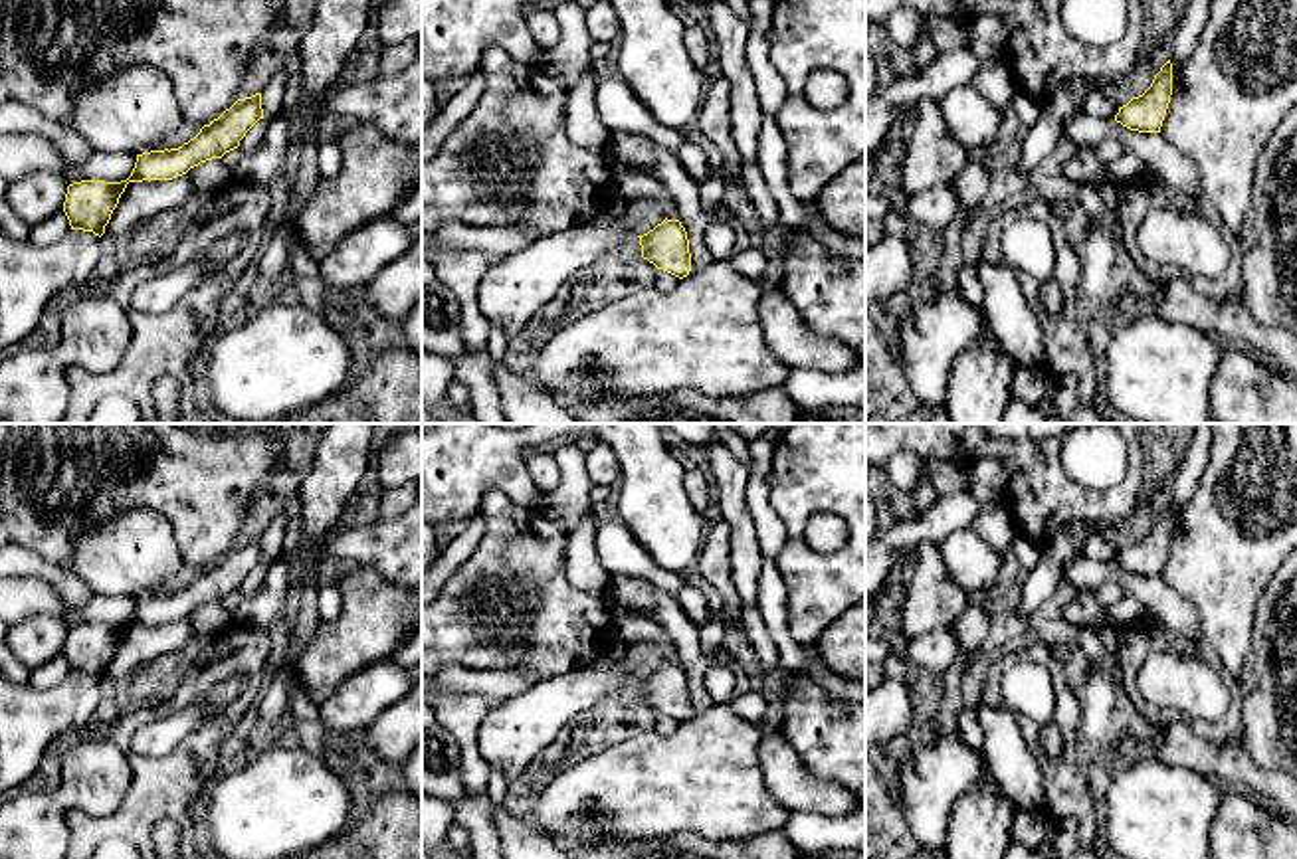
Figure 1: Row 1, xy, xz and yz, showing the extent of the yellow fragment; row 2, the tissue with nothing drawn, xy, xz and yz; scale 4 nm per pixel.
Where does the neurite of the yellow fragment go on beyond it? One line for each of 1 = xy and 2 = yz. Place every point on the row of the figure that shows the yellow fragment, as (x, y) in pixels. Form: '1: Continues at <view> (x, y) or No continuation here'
1: No continuation here
2: No continuation here

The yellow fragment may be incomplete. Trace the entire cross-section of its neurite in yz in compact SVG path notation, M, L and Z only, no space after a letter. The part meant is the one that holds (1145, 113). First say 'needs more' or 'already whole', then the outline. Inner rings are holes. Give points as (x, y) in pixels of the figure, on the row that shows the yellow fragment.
already whole | M1170 59L1154 75L1150 87L1119 107L1115 121L1139 133L1160 133L1172 95L1172 63Z

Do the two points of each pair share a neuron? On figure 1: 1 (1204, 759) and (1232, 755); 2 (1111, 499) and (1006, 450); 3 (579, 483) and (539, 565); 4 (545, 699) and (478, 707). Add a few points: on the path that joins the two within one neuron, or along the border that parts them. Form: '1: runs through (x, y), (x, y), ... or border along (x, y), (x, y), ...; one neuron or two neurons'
1: runs through (1210, 759), (1226, 759); one neuron
2: runs through (1086, 501), (1058, 501), (1032, 476); one neuron
3: border along (537, 509), (567, 535); two neurons
4: border along (503, 701), (484, 719), (478, 741), (480, 749); two neurons

